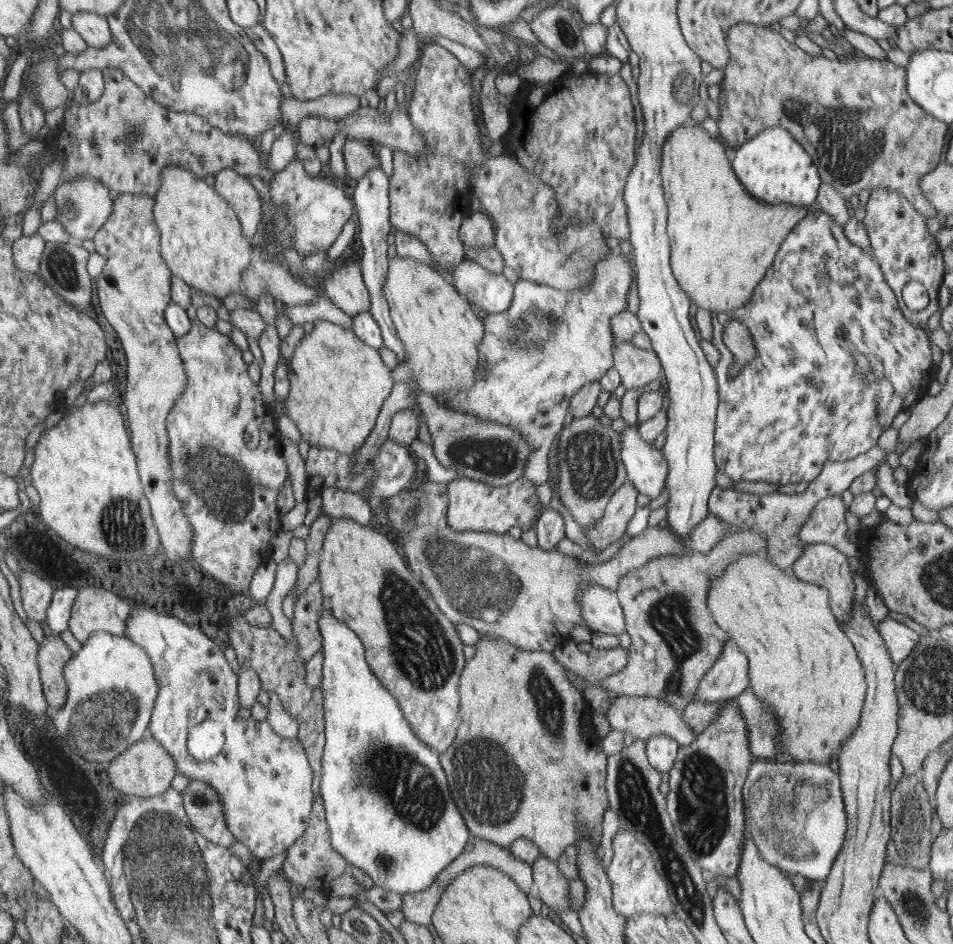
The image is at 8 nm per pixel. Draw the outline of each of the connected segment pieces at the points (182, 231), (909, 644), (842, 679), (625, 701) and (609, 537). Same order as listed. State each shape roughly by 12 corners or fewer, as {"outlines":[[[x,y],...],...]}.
{"outlines":[[[164,168],[163,260],[190,287],[242,294],[254,244],[194,172]],[[889,616],[879,622],[896,666],[916,648],[921,637]],[[764,551],[707,604],[780,752],[828,765],[866,674],[828,590]],[[622,695],[608,707],[611,731],[646,743],[665,735],[688,748],[678,709],[658,697]],[[623,484],[598,524],[584,531],[596,553],[622,538],[639,490]]]}

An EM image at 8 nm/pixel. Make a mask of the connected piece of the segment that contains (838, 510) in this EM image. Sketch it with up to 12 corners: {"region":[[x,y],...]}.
{"region":[[842,496],[816,503],[799,531],[804,544],[831,544],[862,556],[846,535]]}

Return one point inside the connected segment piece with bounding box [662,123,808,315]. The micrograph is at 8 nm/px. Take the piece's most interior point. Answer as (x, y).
(723, 240)

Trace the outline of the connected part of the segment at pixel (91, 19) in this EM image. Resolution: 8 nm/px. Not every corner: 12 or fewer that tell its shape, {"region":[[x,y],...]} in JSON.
{"region":[[78,13],[72,29],[87,47],[112,41],[106,16]]}

